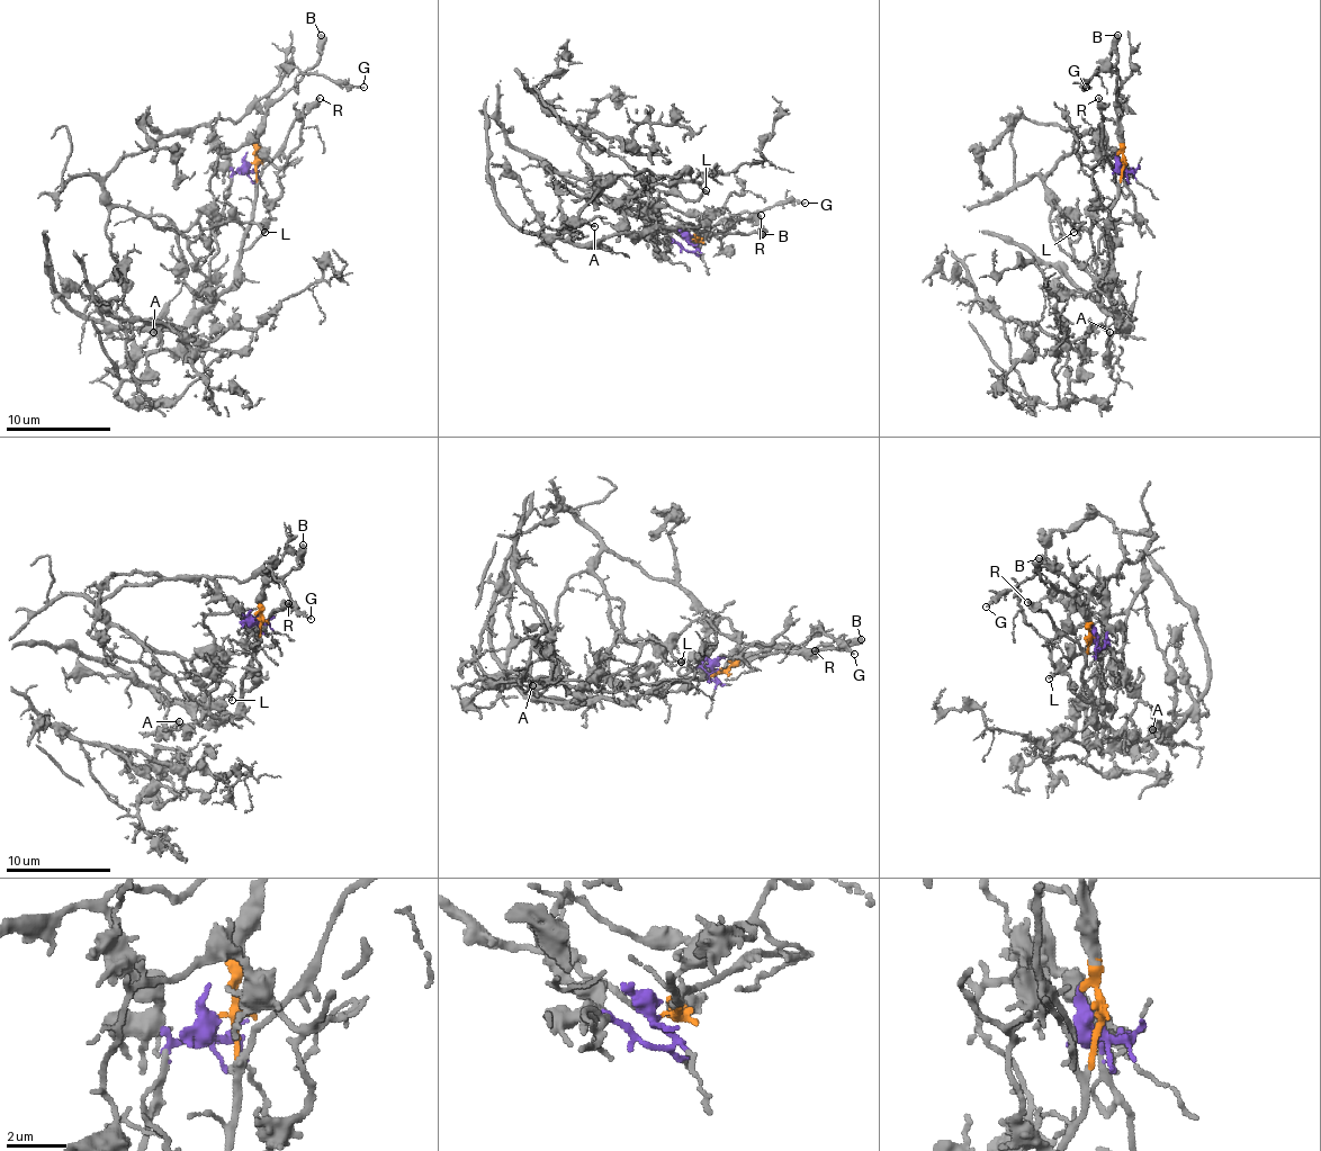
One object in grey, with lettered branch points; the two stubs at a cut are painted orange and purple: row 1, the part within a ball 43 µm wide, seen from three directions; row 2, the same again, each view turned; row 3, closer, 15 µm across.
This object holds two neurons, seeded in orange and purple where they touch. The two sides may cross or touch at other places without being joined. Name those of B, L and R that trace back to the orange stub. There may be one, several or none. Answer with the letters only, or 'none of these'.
B, R

